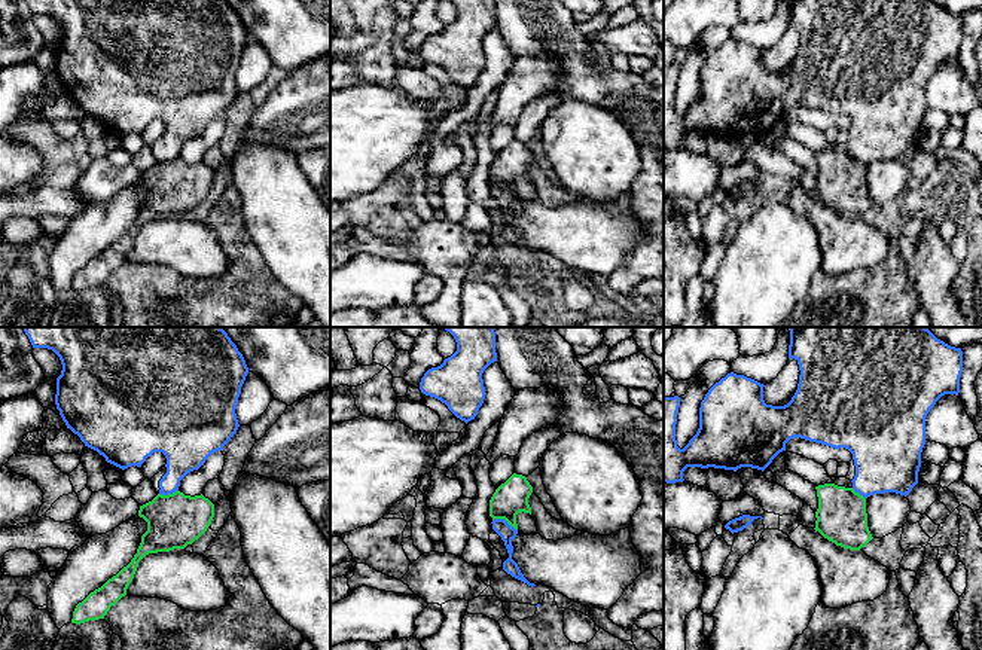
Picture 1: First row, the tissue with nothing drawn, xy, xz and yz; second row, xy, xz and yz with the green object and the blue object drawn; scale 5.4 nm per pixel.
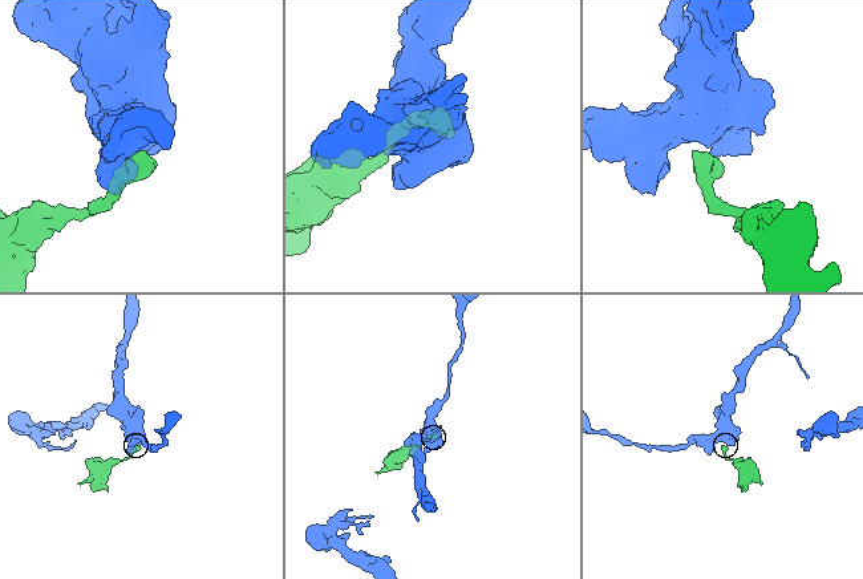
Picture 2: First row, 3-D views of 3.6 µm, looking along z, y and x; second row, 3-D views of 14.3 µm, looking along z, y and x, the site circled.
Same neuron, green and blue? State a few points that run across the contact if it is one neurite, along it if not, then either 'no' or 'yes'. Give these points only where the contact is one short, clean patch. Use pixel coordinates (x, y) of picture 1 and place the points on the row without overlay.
line xz (493, 186), (505, 186), (517, 197); no

